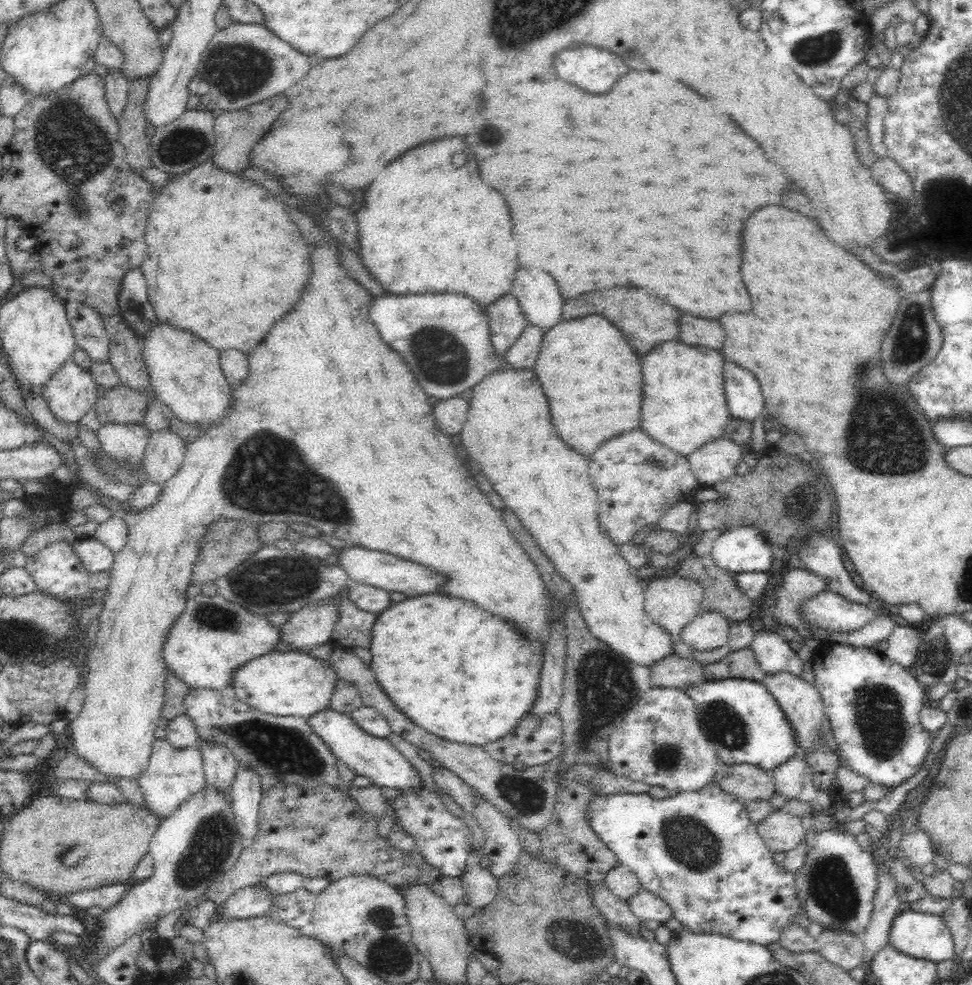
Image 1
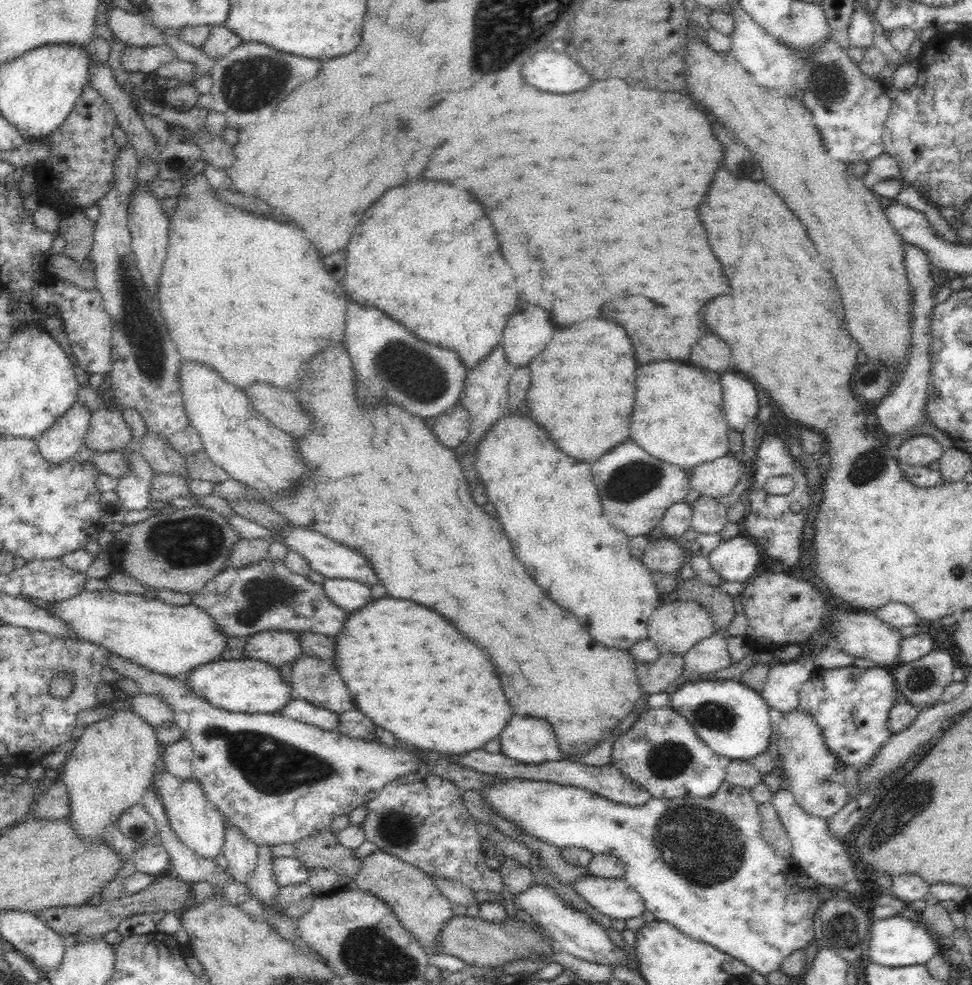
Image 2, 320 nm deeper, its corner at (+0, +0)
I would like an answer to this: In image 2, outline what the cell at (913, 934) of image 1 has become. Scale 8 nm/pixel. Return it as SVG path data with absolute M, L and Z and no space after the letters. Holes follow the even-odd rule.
M896 915L873 919L871 928L870 938L868 939L870 964L879 964L879 966L888 968L900 968L916 964L924 965L939 952L936 938L920 921L913 921Z

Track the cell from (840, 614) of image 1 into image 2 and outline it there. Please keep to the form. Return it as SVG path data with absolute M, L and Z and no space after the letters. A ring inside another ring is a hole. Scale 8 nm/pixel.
M866 610L834 612L831 618L833 630L835 630L838 648L852 655L854 658L864 658L871 660L877 667L894 669L899 660L899 646L902 635L896 629L878 619L874 614L867 614Z

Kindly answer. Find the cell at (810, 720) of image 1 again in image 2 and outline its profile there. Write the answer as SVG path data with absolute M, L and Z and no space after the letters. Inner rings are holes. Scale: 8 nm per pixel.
M800 709L786 713L778 724L779 756L794 800L814 817L828 819L848 802L848 780L842 774L843 762L826 746L822 732L810 714Z

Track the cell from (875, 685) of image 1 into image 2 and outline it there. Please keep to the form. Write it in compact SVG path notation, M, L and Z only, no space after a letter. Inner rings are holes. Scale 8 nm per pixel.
M855 665L840 668L815 668L812 676L802 685L799 692L798 709L810 714L820 728L826 746L843 762L844 765L854 766L862 770L876 750L886 744L893 734L890 733L886 720L888 710L896 702L901 702L898 691L894 687L892 669L874 667L860 669Z

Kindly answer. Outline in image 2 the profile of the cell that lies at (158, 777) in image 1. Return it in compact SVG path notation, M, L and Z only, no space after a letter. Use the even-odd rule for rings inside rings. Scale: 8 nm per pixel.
M166 770L155 773L155 785L176 836L192 849L196 856L215 860L225 844L226 825L218 809L214 808L202 793L202 787L192 779L182 781Z

